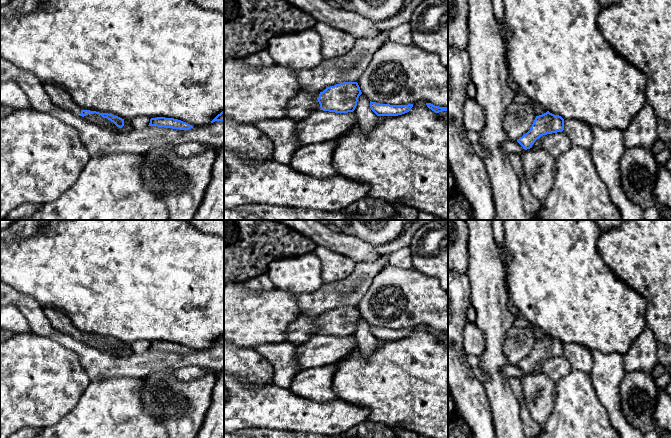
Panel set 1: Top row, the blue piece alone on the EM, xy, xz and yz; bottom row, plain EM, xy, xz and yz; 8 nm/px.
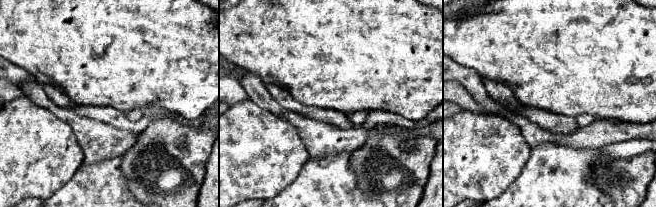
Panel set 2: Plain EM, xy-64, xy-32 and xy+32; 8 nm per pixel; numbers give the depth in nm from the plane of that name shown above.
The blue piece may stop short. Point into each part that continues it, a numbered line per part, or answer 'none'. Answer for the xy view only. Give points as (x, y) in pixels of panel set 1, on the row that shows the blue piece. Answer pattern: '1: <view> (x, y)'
1: xy (57, 95)

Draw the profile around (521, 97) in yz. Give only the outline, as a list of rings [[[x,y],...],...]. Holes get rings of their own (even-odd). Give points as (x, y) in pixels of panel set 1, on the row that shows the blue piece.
[[[520,91],[516,94],[515,98],[514,98],[514,103],[524,103],[524,104],[528,104],[530,105],[536,116],[542,115],[544,113],[547,112],[547,110],[545,108],[543,108],[542,106],[534,103],[524,92]]]

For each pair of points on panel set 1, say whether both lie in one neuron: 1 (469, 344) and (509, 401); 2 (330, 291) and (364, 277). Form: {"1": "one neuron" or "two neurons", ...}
{"1": "two neurons", "2": "one neuron"}

